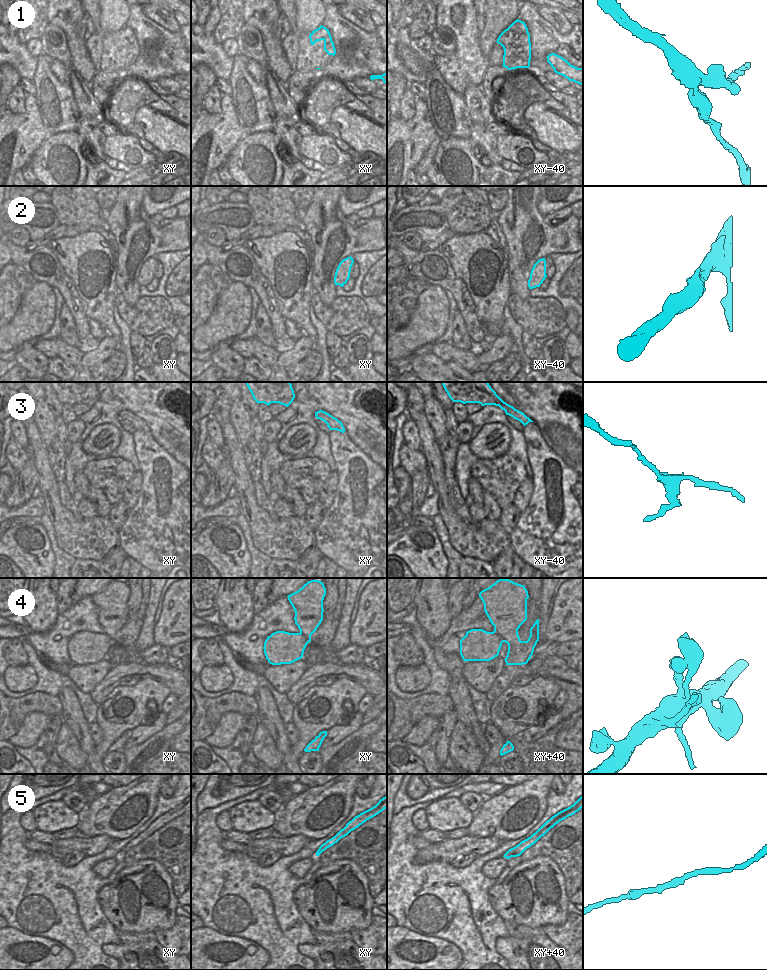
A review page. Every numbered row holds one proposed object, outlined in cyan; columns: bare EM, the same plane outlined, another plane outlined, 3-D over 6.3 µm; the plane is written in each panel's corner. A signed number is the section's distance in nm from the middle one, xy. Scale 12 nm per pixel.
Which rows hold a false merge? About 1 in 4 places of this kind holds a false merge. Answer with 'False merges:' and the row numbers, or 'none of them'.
False merges: 1

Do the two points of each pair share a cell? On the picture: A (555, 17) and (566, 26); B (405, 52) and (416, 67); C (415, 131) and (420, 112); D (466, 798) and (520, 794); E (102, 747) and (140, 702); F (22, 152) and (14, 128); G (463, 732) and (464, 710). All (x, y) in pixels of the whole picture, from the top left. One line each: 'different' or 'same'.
A: same
B: same
C: same
D: different
E: same
F: same
G: different

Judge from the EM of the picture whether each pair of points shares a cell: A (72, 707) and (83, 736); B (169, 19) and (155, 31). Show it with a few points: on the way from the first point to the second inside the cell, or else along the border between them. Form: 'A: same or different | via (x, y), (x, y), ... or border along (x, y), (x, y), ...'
A: same | via (72, 714), (80, 729)
B: different | border along (142, 12), (170, 31), (176, 31), (180, 27)

